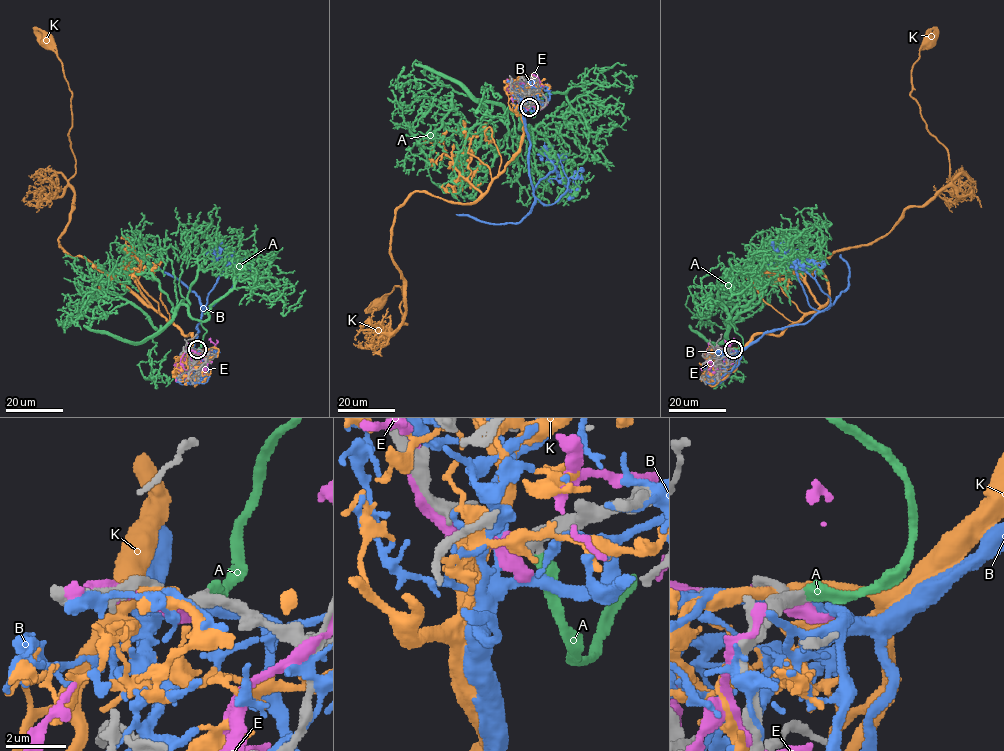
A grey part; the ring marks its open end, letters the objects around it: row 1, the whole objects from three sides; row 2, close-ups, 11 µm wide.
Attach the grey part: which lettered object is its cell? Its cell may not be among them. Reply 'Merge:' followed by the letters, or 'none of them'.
Merge: A

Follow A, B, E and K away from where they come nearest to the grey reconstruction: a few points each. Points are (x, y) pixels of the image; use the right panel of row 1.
A: (732, 348), (742, 345), (728, 316), (738, 305), (735, 329), (717, 298), (759, 288), (767, 298), (726, 326)
B: (731, 349), (742, 351), (765, 333), (804, 325), (824, 311), (848, 286), (849, 265), (840, 254)
E: (732, 350), (714, 349), (708, 361), (714, 367), (719, 366), (735, 339)
K: (730, 348), (814, 312), (828, 300), (816, 258), (883, 238), (950, 181), (949, 154), (910, 94), (930, 41)

